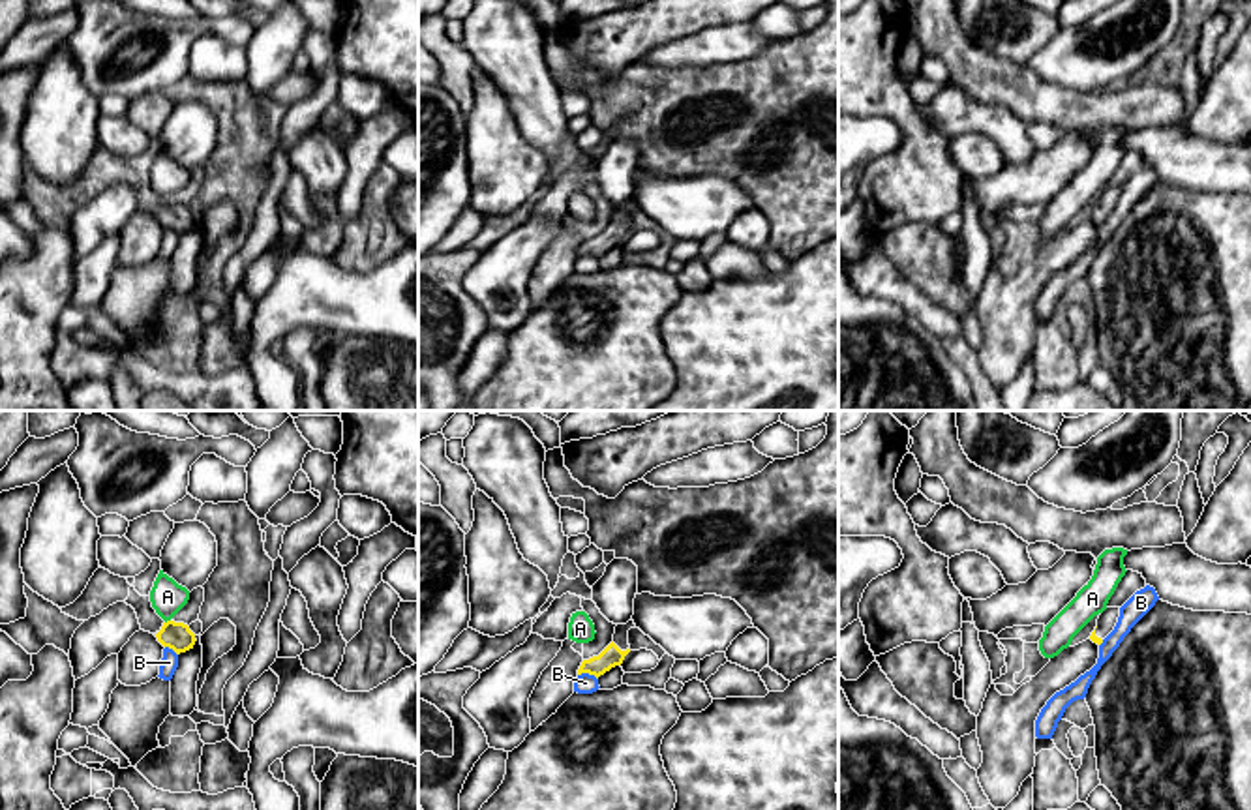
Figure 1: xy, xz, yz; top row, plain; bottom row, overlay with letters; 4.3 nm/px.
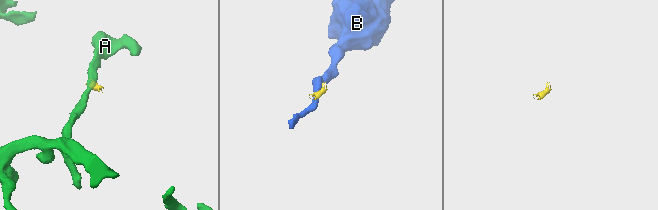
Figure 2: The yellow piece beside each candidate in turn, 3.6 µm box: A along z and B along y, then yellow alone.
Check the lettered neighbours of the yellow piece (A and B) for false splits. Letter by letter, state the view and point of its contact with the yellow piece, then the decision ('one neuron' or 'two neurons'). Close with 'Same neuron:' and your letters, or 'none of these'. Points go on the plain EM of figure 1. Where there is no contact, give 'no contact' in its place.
A: contact xy (167, 201); two neurons
B: contact xz (587, 252); two neurons
Same neuron: none of these

